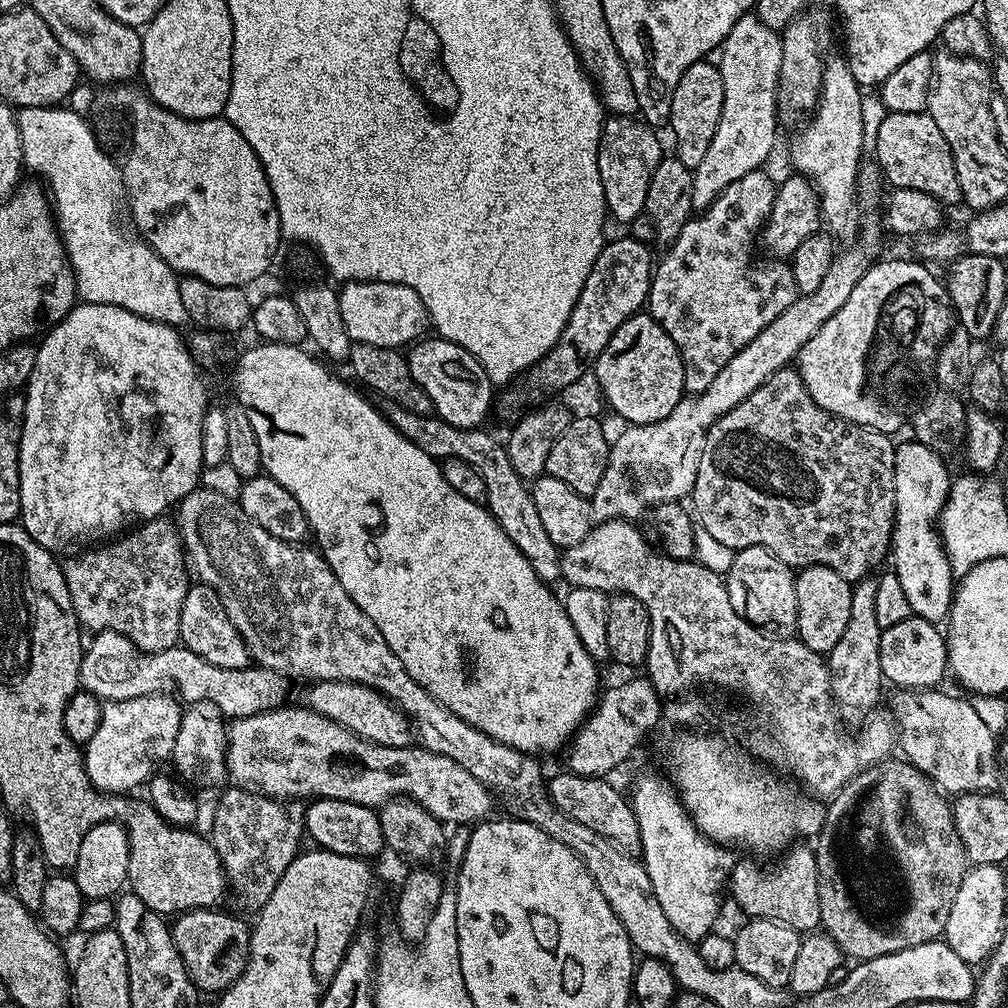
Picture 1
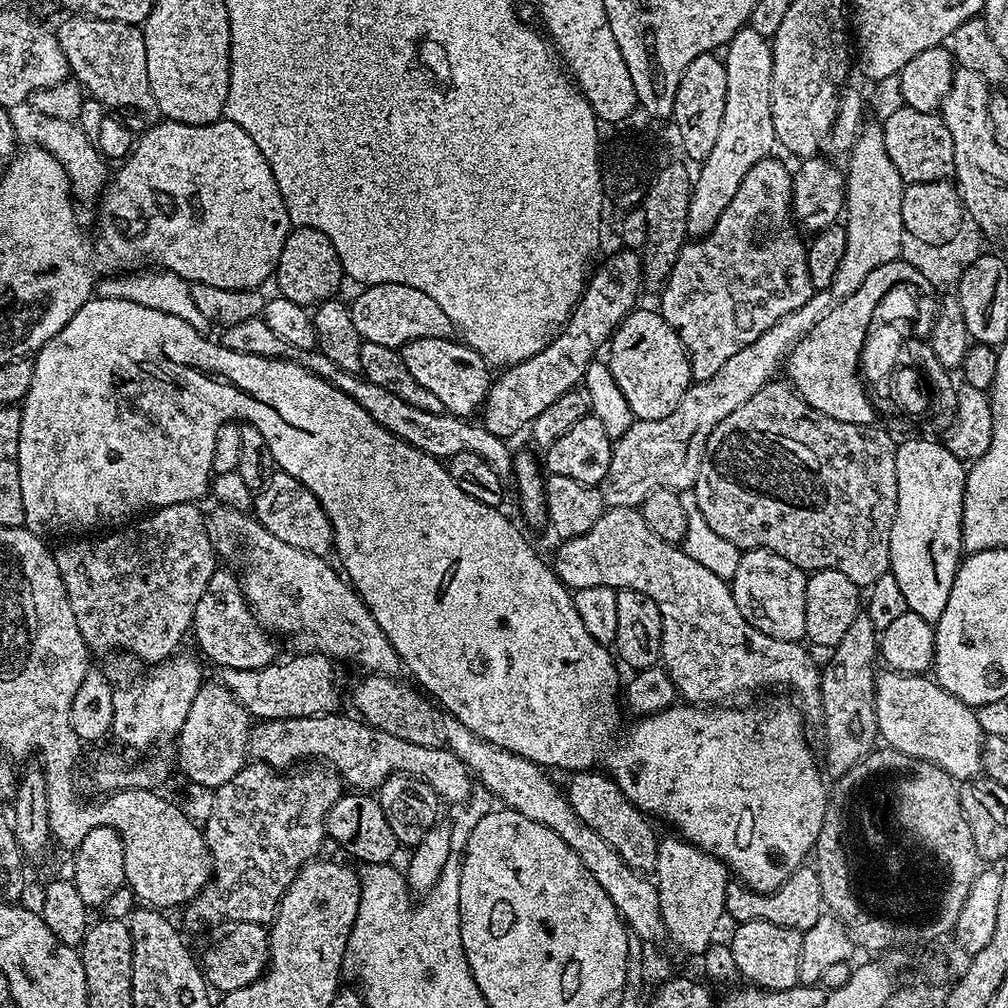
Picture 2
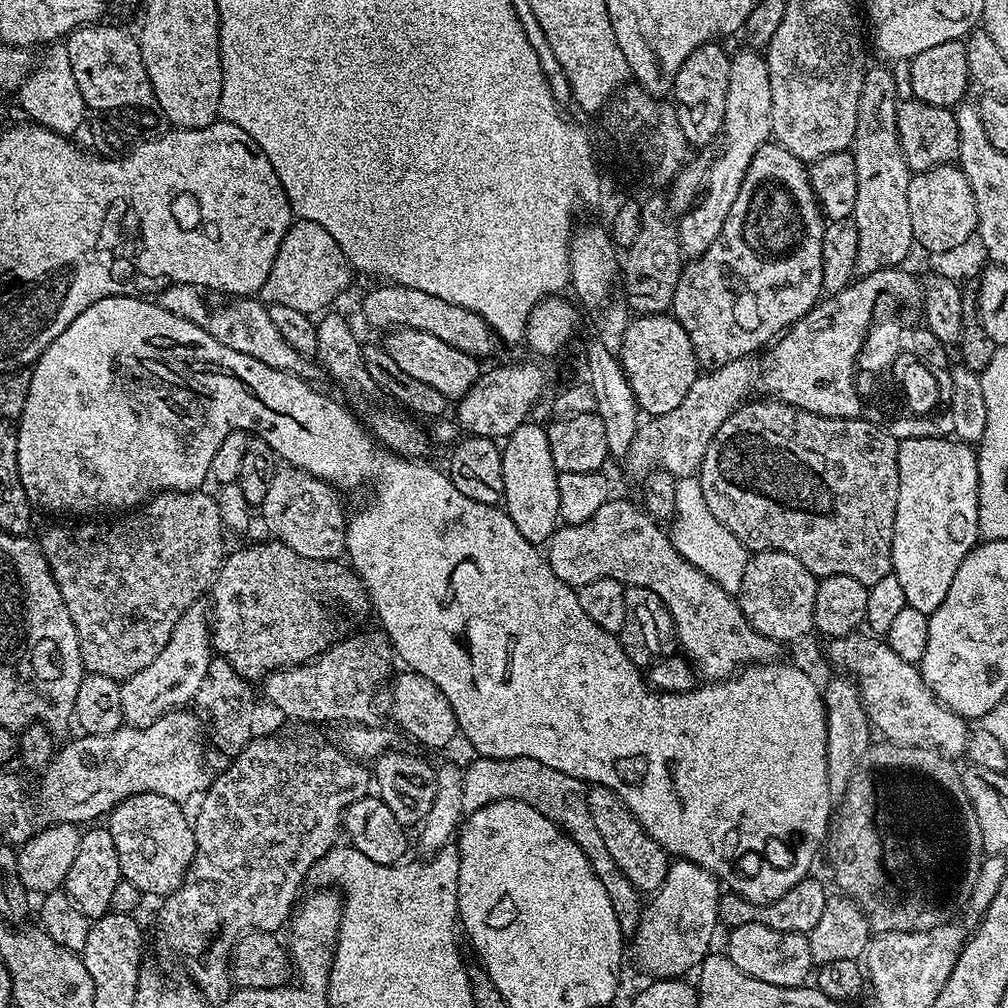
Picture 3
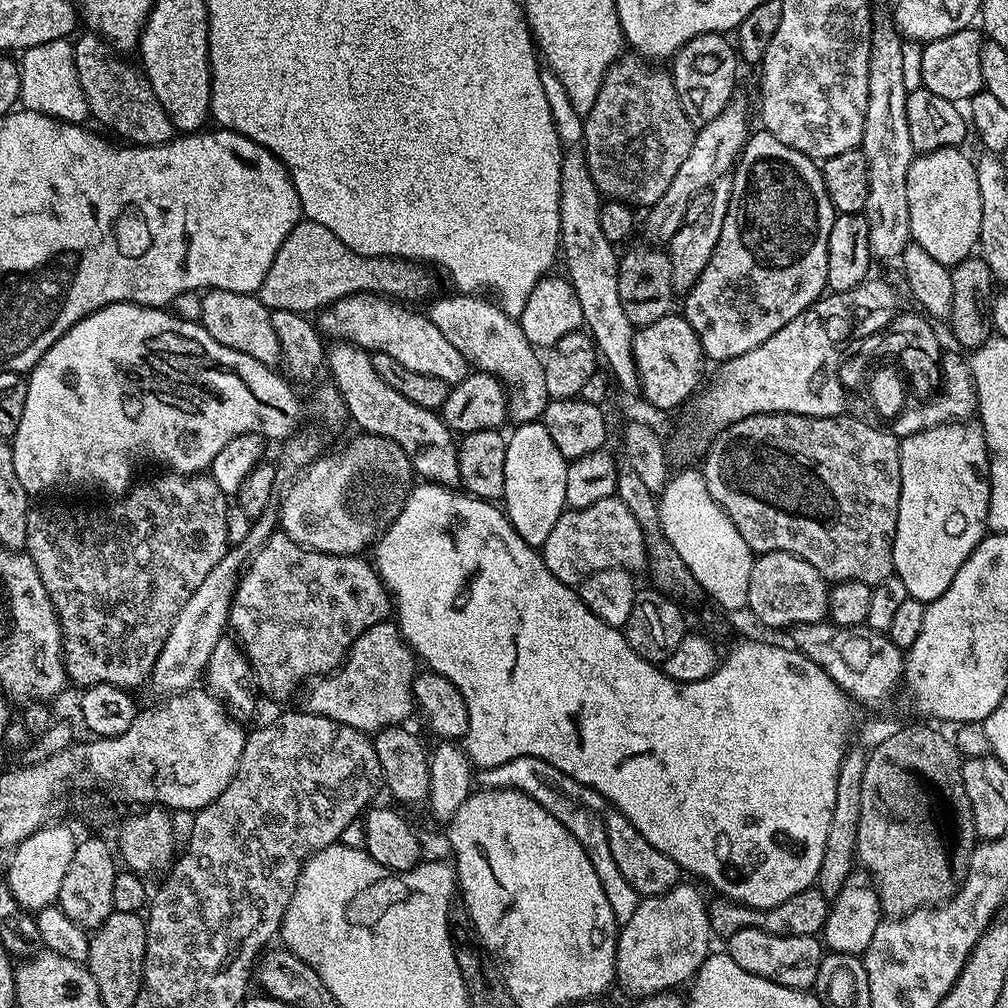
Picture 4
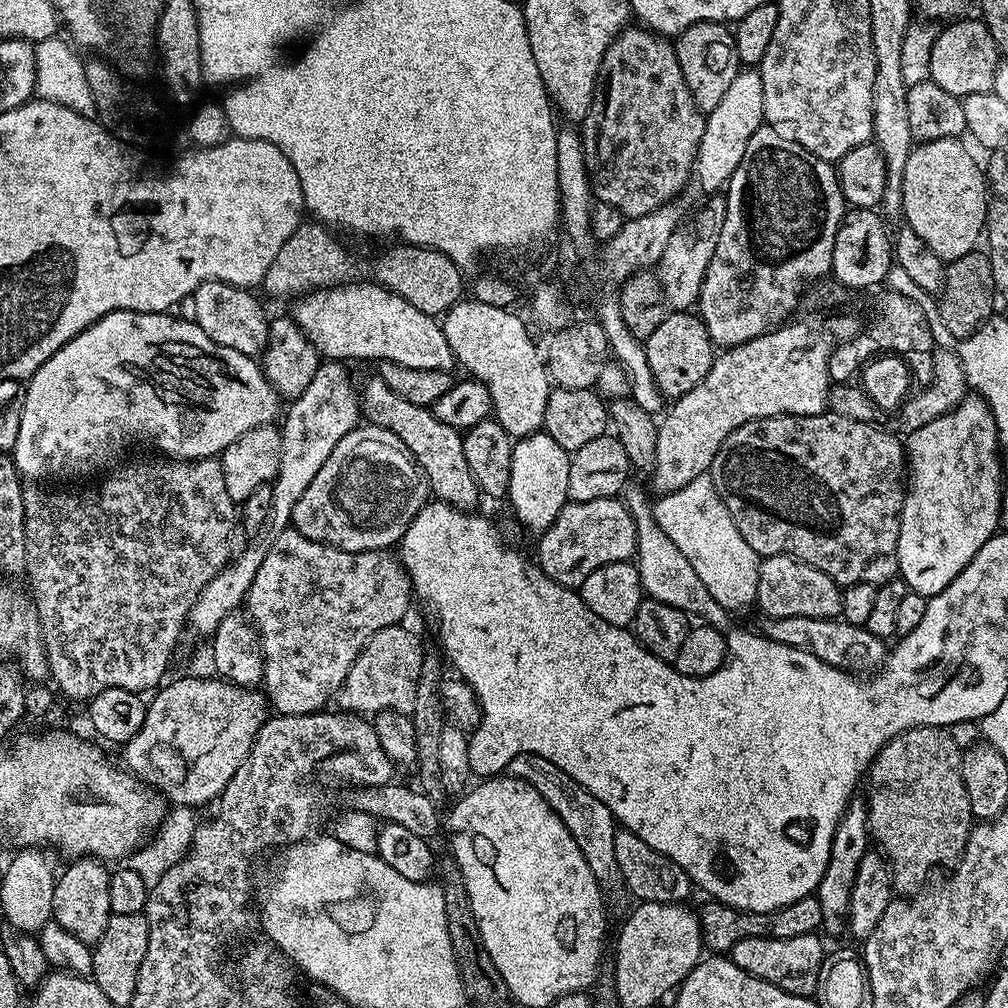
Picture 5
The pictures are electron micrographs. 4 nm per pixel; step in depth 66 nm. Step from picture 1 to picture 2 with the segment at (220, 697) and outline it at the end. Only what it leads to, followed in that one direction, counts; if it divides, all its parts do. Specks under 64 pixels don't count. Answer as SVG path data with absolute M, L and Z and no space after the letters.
M318 652L296 654L285 664L273 662L261 668L242 670L225 668L218 676L221 684L229 689L234 699L248 711L252 718L265 720L285 720L286 718L306 718L307 716L327 716L335 713L336 688L332 685L333 661Z

